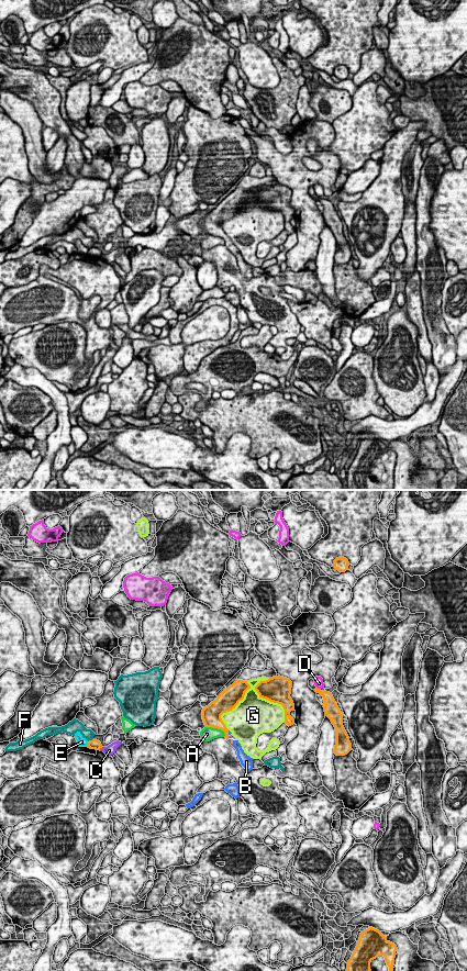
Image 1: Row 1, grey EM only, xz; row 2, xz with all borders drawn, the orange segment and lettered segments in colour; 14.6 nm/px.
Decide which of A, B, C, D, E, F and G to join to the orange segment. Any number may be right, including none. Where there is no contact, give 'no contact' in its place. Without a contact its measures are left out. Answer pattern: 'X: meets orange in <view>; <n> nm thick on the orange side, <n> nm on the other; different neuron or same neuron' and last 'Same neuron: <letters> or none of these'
A: meets orange in xz; 280 nm thick on the orange side, 200 nm on the other; different neuron
B: meets orange in xz; 30 nm thick on the orange side, 120 nm on the other; same neuron
C: meets orange in xz; 140 nm thick on the orange side, 140 nm on the other; different neuron
D: meets orange in xz; 160 nm thick on the orange side, 130 nm on the other; different neuron
E: meets orange in xz; 140 nm thick on the orange side, 140 nm on the other; different neuron
F: meets orange in xz; 140 nm thick on the orange side, 160 nm on the other; different neuron
G: meets orange in xz; 380 nm thick on the orange side, 480 nm on the other; different neuron
Same neuron: B

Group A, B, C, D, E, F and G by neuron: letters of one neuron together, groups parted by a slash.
A / B / C / D / E / F / G

